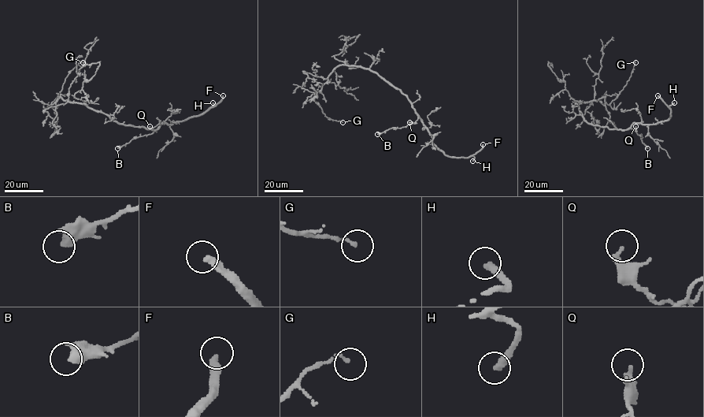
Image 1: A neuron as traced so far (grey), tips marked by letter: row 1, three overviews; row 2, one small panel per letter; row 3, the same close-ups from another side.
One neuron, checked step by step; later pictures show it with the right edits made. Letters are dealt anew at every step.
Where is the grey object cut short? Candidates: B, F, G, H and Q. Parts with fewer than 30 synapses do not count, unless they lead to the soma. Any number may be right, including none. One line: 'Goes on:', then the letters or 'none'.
Goes on: F, H

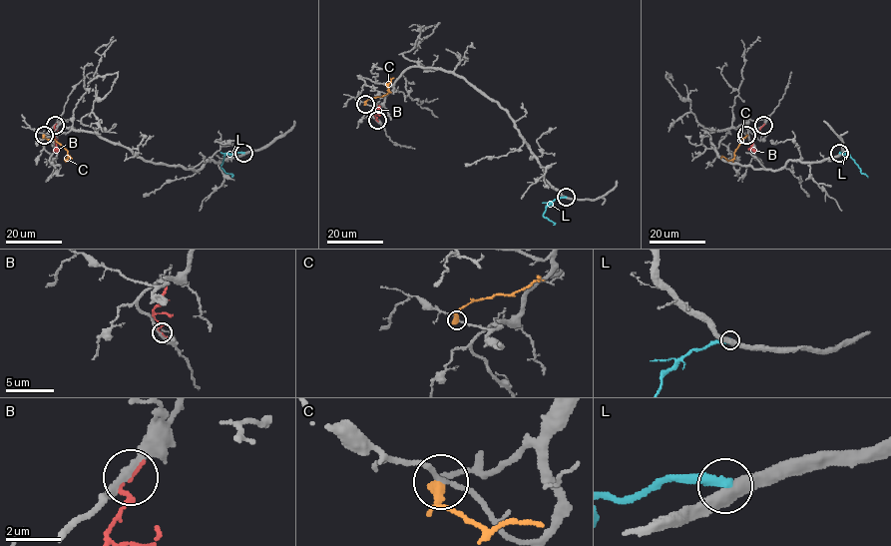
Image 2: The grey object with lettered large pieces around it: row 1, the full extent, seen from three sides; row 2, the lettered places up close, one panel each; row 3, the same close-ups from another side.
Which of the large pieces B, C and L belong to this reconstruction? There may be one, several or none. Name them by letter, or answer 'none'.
none

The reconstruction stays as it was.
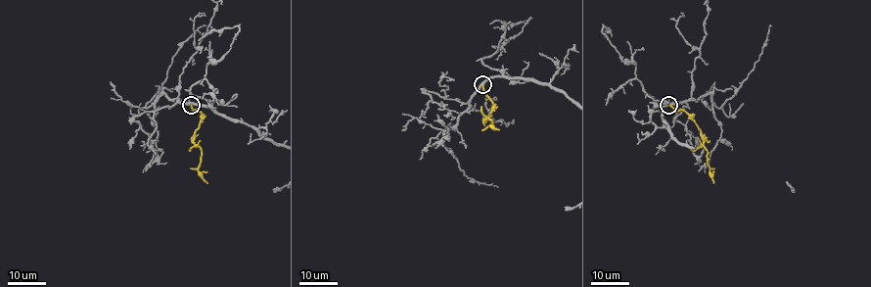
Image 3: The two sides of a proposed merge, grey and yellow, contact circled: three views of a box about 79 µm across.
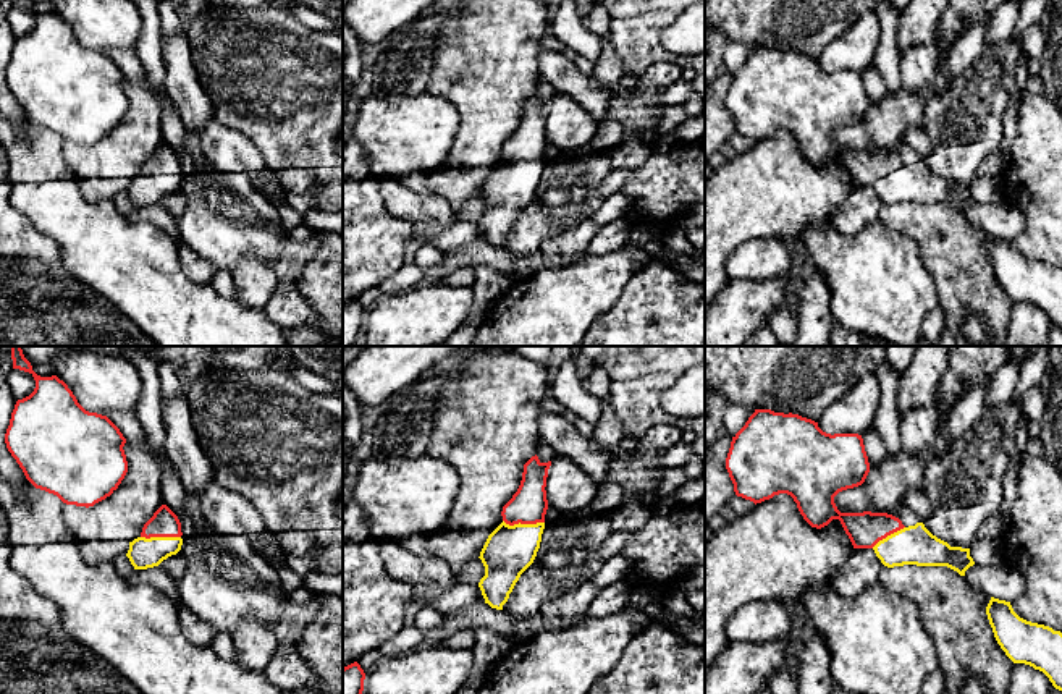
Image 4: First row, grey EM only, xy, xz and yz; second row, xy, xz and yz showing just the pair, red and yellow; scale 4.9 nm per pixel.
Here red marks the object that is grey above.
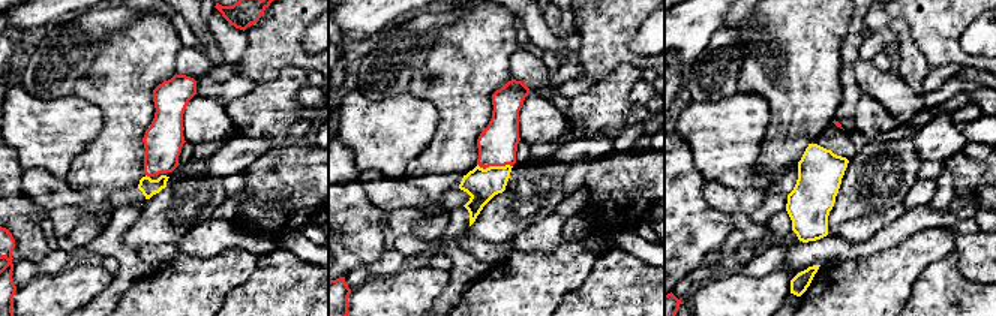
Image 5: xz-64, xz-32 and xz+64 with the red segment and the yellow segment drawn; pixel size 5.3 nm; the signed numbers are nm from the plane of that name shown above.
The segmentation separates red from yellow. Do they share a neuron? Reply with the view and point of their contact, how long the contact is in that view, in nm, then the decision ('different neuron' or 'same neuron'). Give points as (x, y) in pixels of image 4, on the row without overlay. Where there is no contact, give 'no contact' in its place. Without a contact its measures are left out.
contact xz (524, 160); length 200 nm; same neuron

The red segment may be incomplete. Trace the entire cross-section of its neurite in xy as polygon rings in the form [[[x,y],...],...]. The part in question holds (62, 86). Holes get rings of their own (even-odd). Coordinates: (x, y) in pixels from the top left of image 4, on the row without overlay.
[[[13,0],[13,6],[29,10],[36,18],[34,29],[16,39],[5,71],[6,86],[23,107],[26,116],[36,126],[57,133],[66,142],[89,146],[110,134],[128,110],[123,87],[126,76],[120,66],[107,53],[86,49],[68,23],[57,13],[40,15],[32,8],[31,0]]]

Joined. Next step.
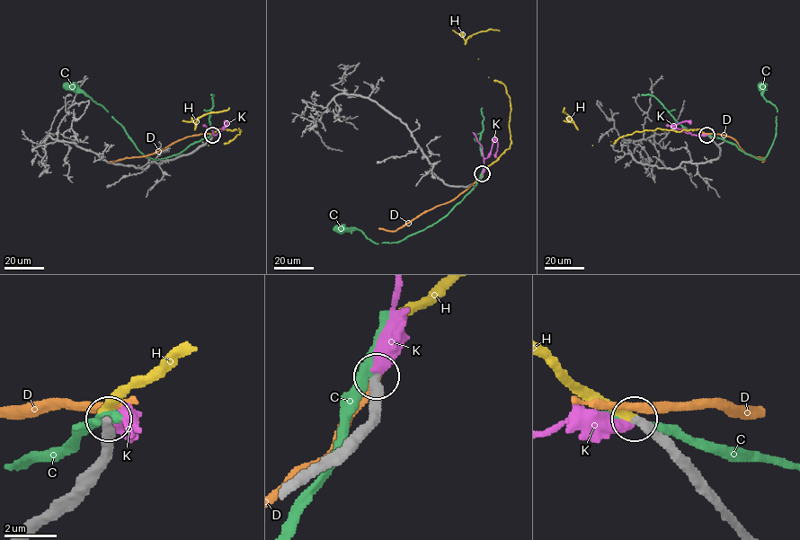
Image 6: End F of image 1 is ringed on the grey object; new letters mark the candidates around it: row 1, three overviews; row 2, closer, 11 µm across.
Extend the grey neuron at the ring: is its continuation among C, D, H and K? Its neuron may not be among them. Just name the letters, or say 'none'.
H

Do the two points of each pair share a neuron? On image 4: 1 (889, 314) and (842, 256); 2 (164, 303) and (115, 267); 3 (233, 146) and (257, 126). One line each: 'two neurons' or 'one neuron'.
1: one neuron
2: one neuron
3: two neurons

